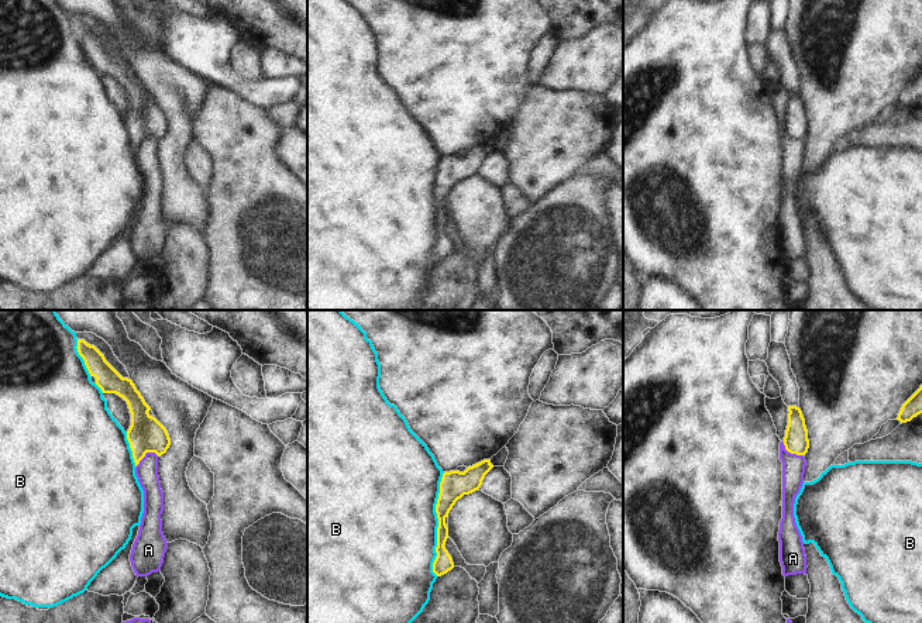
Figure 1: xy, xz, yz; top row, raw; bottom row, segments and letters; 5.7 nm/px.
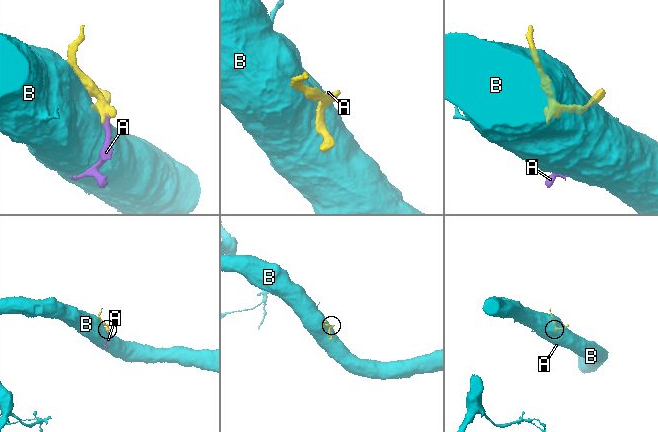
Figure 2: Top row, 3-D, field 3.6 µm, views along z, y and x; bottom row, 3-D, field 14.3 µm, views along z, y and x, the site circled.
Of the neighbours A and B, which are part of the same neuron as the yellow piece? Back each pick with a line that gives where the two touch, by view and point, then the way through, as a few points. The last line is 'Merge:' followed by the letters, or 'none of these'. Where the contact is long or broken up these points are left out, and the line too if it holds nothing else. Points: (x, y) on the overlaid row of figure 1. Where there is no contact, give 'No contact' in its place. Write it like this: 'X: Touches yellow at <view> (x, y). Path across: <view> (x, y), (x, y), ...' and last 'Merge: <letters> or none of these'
Merge: none of these.

